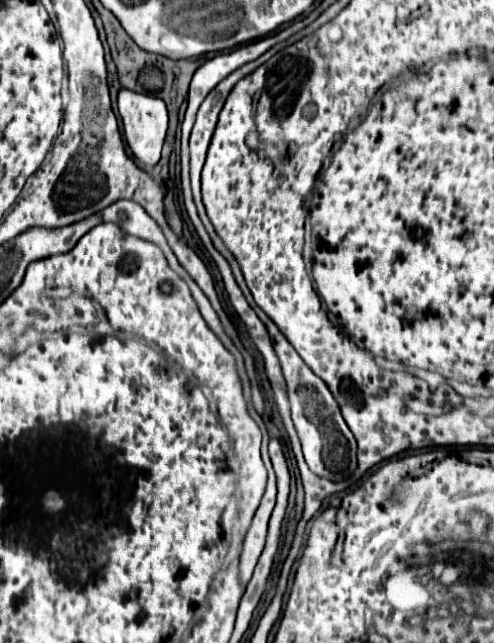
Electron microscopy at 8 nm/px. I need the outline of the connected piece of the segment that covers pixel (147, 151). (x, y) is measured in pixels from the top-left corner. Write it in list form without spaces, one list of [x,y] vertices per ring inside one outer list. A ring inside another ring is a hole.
[[[120,89],[118,93],[118,111],[124,123],[124,137],[128,147],[132,149],[134,157],[144,165],[144,167],[154,167],[160,159],[160,149],[166,137],[168,129],[168,111],[162,99],[154,95],[144,95],[144,93],[134,93],[128,89]]]

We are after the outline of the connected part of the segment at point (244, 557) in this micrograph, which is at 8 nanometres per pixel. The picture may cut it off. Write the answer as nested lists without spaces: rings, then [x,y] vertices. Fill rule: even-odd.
[[[262,459],[266,469],[268,469],[268,485],[266,485],[266,493],[260,501],[260,507],[248,527],[248,533],[244,537],[244,547],[242,547],[242,553],[240,553],[240,585],[246,587],[250,577],[252,577],[252,571],[254,571],[254,565],[264,549],[264,539],[266,539],[266,527],[268,527],[268,519],[270,519],[270,513],[274,509],[274,503],[276,503],[276,477],[274,477],[274,471],[272,471],[272,465],[270,465],[270,459]]]

